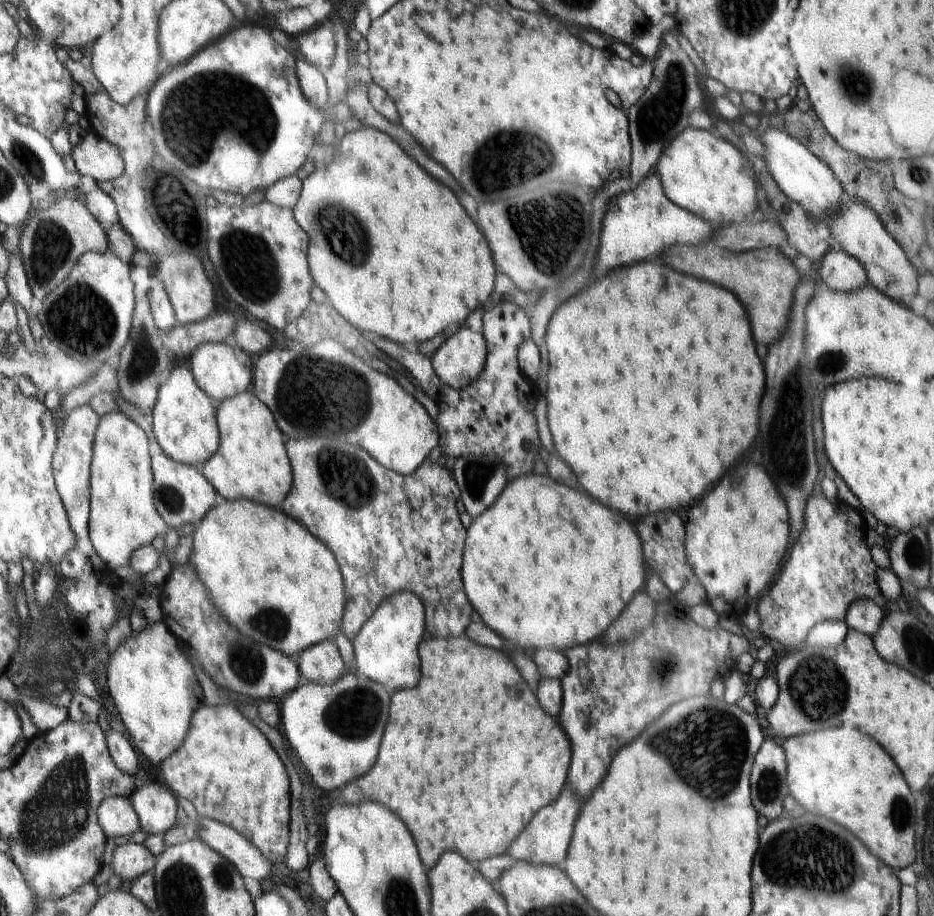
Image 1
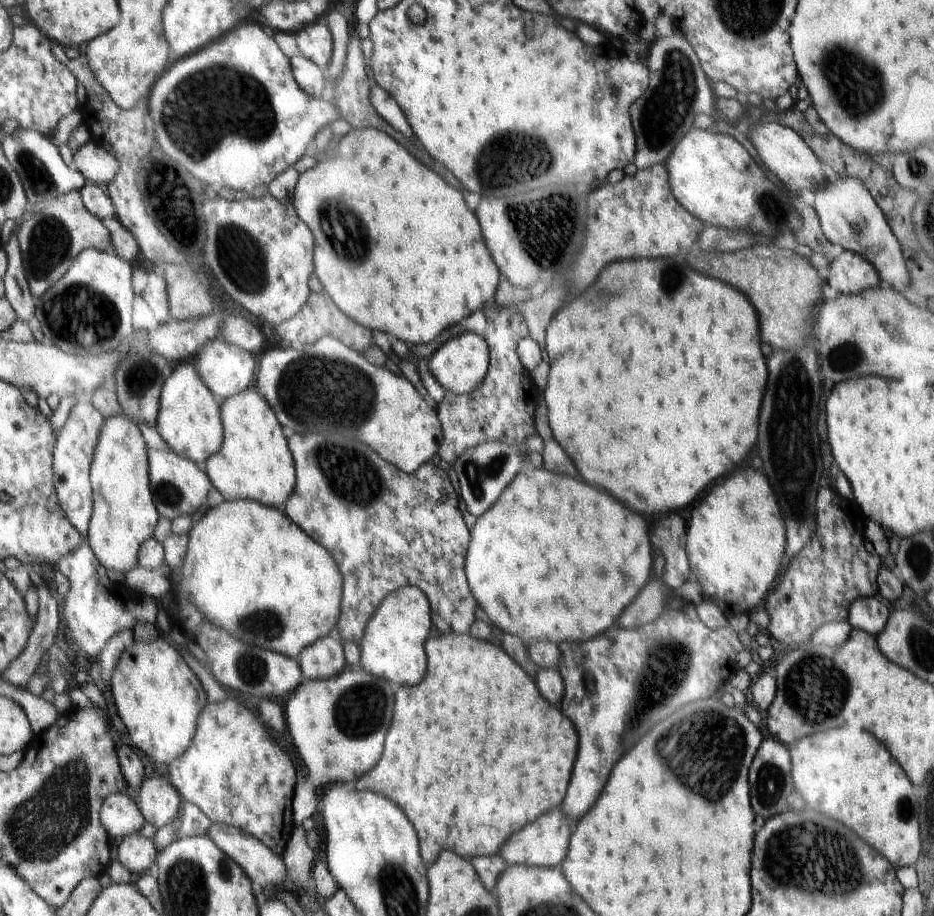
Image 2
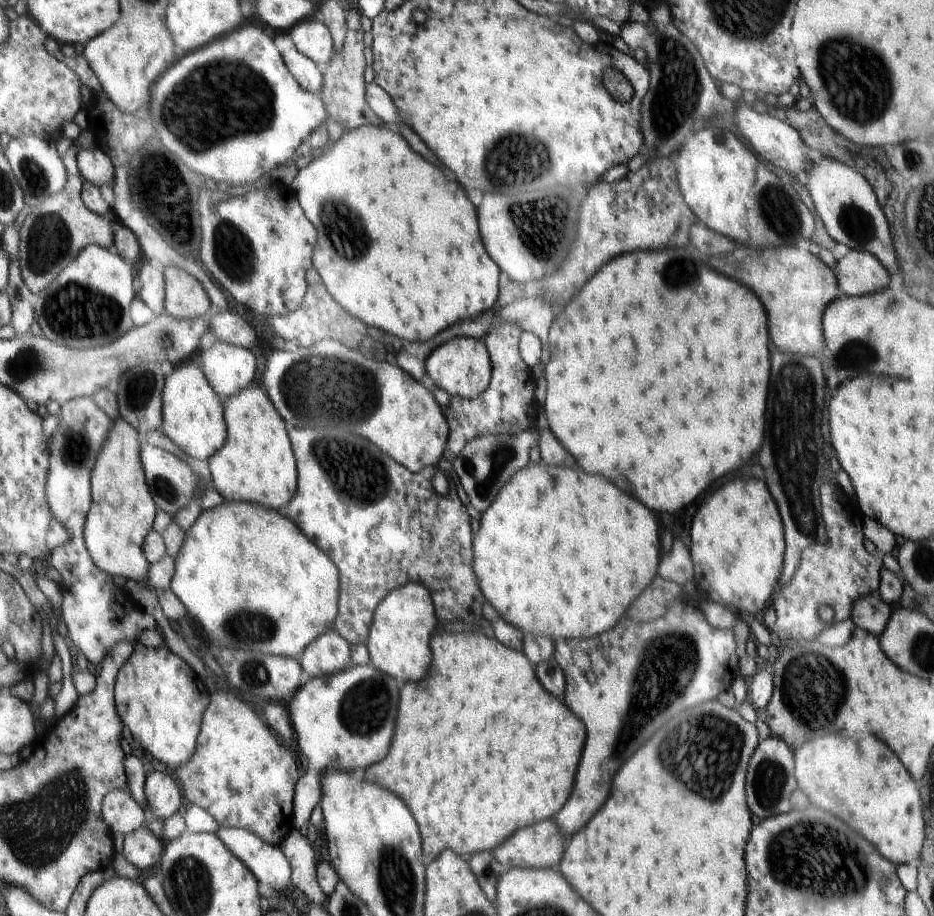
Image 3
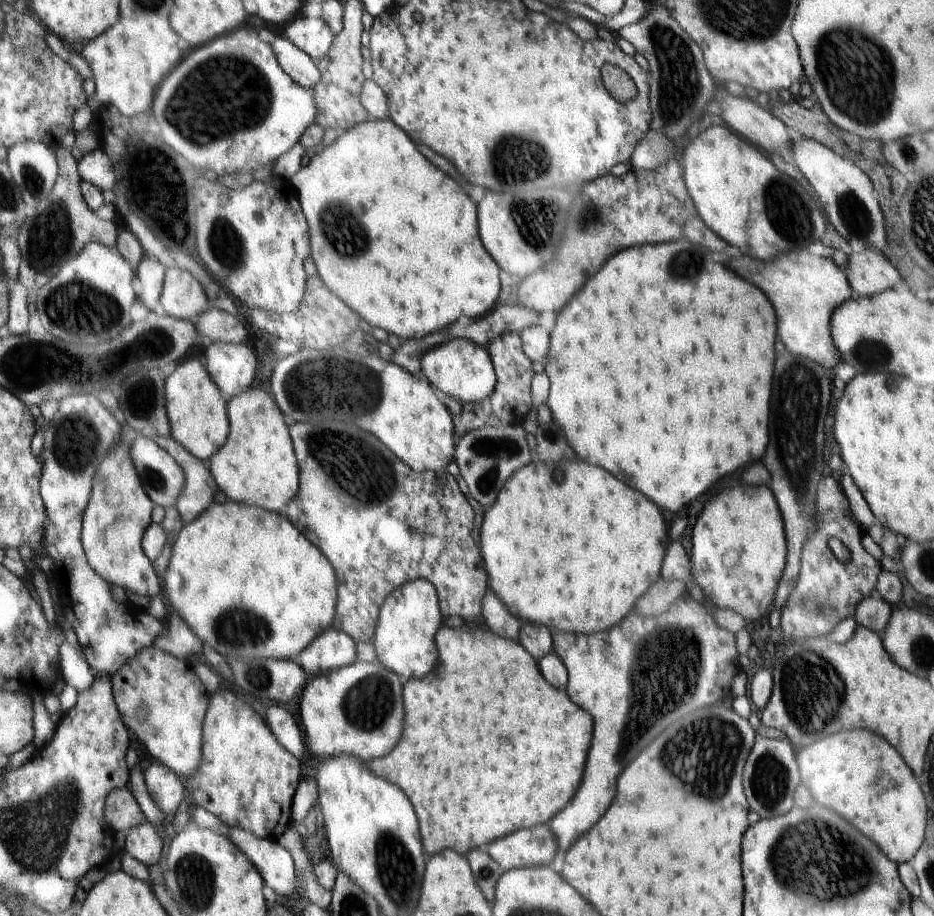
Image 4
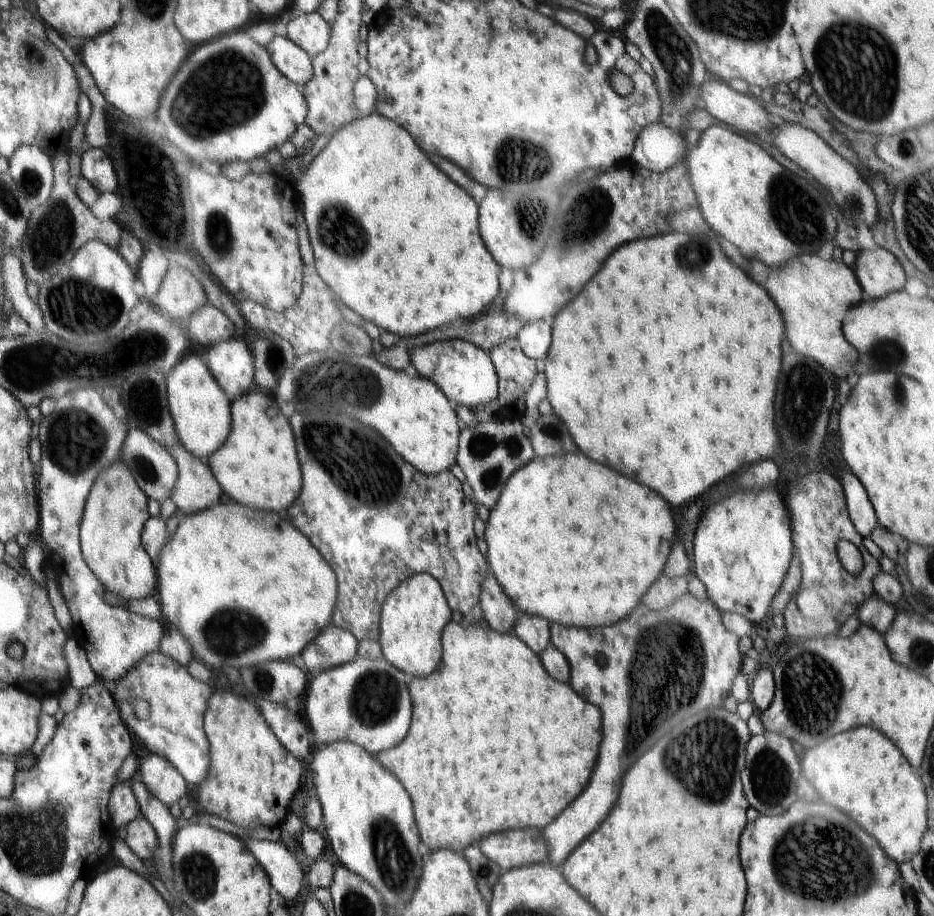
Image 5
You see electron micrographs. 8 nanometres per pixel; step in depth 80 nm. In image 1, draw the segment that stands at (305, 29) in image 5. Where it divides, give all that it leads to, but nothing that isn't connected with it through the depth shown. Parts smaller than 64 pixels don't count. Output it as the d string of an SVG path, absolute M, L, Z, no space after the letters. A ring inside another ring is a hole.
M318 24L297 37L296 48L302 59L324 74L335 61L334 50L337 50L337 42L334 42L334 37L332 30L322 28L321 24Z

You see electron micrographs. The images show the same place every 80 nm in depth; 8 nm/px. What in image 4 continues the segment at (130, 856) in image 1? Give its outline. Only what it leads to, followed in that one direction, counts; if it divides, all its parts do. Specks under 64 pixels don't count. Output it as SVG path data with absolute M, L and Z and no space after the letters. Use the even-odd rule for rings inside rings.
M148 820L132 827L125 840L124 852L142 864L152 866L162 858L162 840Z

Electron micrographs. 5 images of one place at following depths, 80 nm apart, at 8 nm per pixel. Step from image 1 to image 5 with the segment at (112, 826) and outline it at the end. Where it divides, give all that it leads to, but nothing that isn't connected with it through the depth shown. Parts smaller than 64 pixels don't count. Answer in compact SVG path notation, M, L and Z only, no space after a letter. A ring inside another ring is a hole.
M129 782L117 786L110 794L109 818L111 825L117 830L126 826L138 815L142 814L136 795Z

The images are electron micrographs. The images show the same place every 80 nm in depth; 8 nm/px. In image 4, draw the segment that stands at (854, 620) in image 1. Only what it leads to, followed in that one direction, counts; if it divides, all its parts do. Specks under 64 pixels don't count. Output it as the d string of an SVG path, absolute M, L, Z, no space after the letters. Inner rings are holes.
M875 591L856 605L852 617L858 625L873 630L882 638L886 632L891 612L890 605Z

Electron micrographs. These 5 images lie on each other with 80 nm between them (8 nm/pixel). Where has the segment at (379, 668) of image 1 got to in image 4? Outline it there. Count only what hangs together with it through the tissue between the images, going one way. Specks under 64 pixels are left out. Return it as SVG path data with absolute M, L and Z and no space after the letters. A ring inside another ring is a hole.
M415 578L402 585L380 608L371 642L377 660L396 674L402 674L402 678L424 678L438 660L436 634L443 620L436 589L428 579Z

